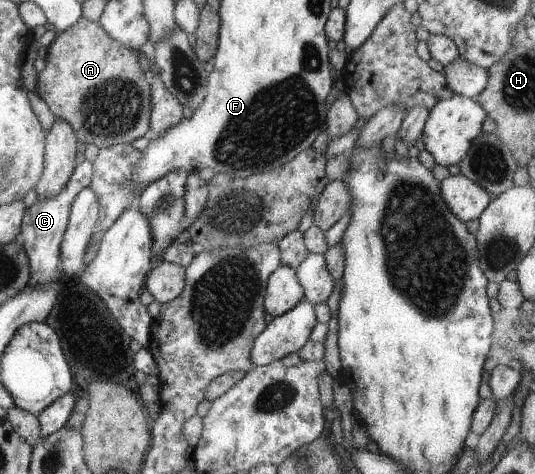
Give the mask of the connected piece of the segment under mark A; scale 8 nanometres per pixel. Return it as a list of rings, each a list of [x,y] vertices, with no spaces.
[[[79,17],[69,29],[56,34],[47,47],[45,66],[37,73],[35,93],[45,101],[57,120],[65,121],[75,133],[75,139],[98,148],[113,144],[131,144],[149,130],[150,84],[145,81],[135,51],[111,39],[98,21]]]

